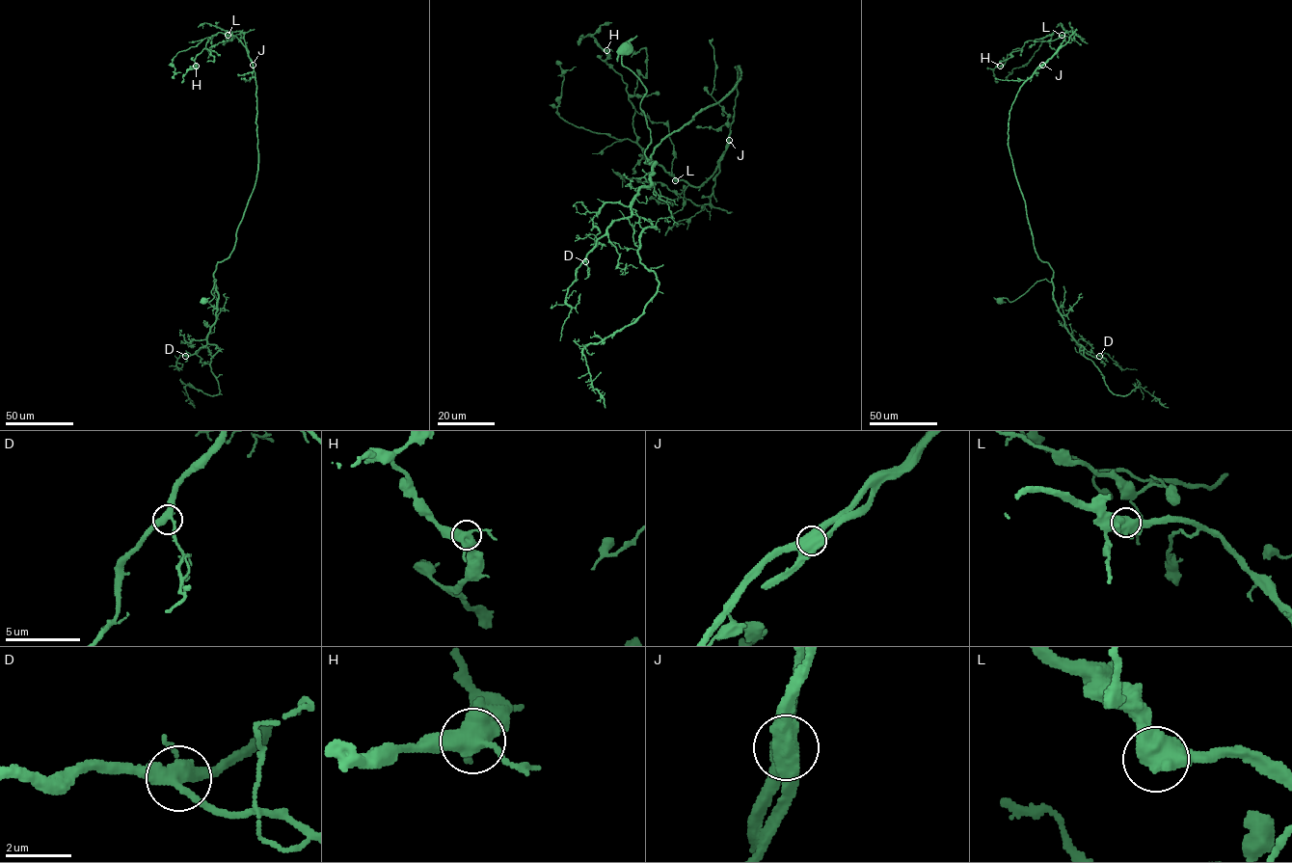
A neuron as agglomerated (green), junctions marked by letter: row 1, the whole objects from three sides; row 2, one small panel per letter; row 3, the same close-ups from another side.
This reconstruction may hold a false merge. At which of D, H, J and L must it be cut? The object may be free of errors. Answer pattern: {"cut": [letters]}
{"cut": ["J"]}

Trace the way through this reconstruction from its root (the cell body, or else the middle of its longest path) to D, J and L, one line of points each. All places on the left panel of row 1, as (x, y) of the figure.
D: (203, 300), (214, 297), (211, 290), (215, 279), (216, 319), (206, 343), (185, 356)
J: (203, 300), (214, 297), (211, 290), (216, 265), (233, 249), (256, 177), (256, 85), (253, 65)
L: (203, 300), (214, 297), (216, 265), (233, 249), (257, 172), (255, 72), (246, 48), (228, 35)

